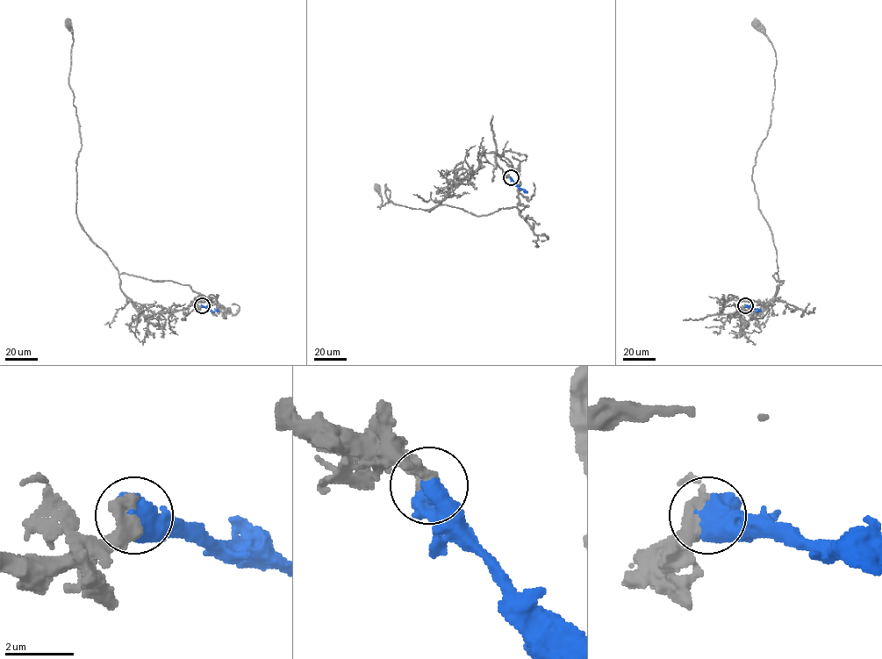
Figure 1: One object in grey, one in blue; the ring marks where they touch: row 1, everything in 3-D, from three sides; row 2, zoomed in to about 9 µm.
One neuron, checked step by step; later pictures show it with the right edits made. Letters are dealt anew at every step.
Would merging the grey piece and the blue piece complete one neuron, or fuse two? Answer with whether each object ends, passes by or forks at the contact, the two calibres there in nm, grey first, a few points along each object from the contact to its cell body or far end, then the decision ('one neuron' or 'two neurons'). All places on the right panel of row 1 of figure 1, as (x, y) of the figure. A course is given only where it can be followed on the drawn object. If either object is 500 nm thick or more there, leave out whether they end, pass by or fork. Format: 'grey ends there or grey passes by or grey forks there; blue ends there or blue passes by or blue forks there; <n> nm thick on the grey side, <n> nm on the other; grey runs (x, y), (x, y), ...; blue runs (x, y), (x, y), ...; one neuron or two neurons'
500 nm thick on the grey side, 850 nm on the other; grey runs (745, 305), (720, 313), (722, 306), (754, 317), (779, 279), (752, 180), (776, 65), (756, 23); blue runs (745, 305), (760, 311); one neuron

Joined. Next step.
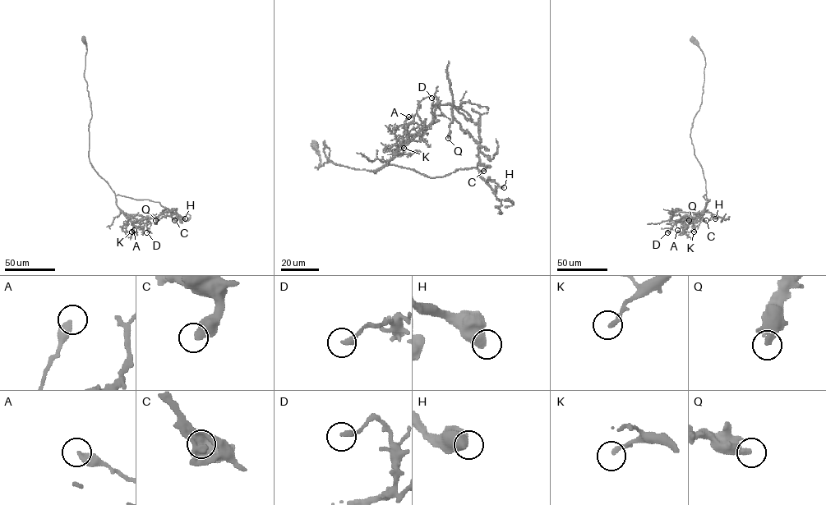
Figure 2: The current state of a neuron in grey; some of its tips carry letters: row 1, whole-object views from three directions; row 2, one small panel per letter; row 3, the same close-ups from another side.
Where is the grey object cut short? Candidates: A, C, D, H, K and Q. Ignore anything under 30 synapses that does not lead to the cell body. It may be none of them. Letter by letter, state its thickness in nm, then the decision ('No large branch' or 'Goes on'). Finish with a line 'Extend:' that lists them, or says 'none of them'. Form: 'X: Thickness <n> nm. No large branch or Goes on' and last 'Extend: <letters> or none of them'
A: Thickness 420 nm. No large branch
C: Thickness 440 nm. No large branch
D: Thickness 260 nm. No large branch
H: Thickness 550 nm. No large branch
K: Thickness 200 nm. No large branch
Q: Thickness 400 nm. Goes on
Extend: Q

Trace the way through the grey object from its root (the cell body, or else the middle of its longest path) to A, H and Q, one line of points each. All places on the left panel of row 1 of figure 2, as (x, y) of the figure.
A: (82, 39), (86, 49), (84, 77), (91, 113), (89, 160), (114, 193), (117, 205), (133, 223), (134, 230)
H: (82, 39), (86, 49), (84, 77), (91, 113), (89, 158), (92, 167), (116, 195), (159, 202), (185, 218)
Q: (82, 39), (91, 113), (89, 161), (131, 221), (159, 215), (155, 220)

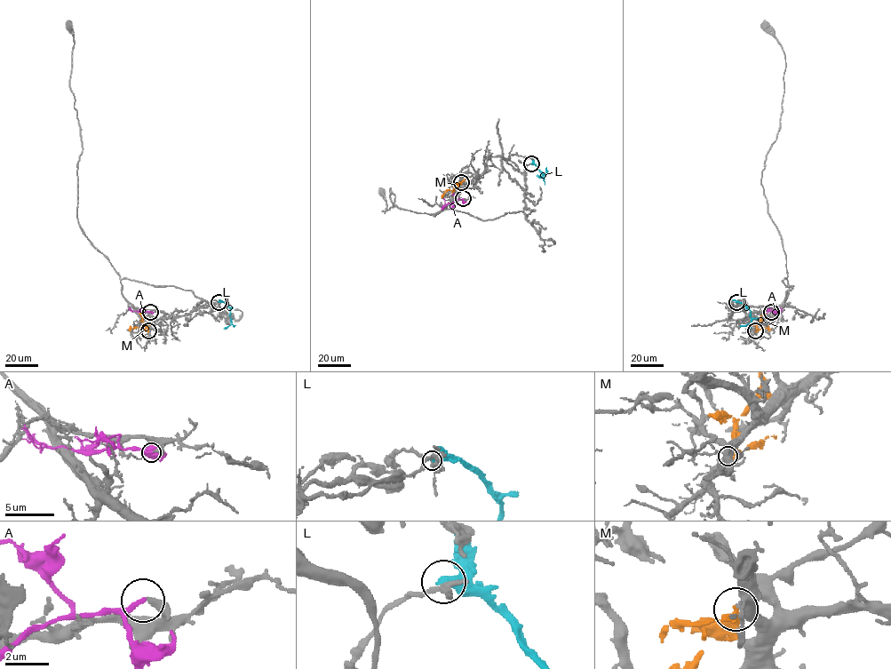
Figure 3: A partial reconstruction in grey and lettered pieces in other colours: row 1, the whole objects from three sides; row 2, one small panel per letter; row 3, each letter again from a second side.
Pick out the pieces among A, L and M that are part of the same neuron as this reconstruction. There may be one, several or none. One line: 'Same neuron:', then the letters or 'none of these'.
Same neuron: none of these

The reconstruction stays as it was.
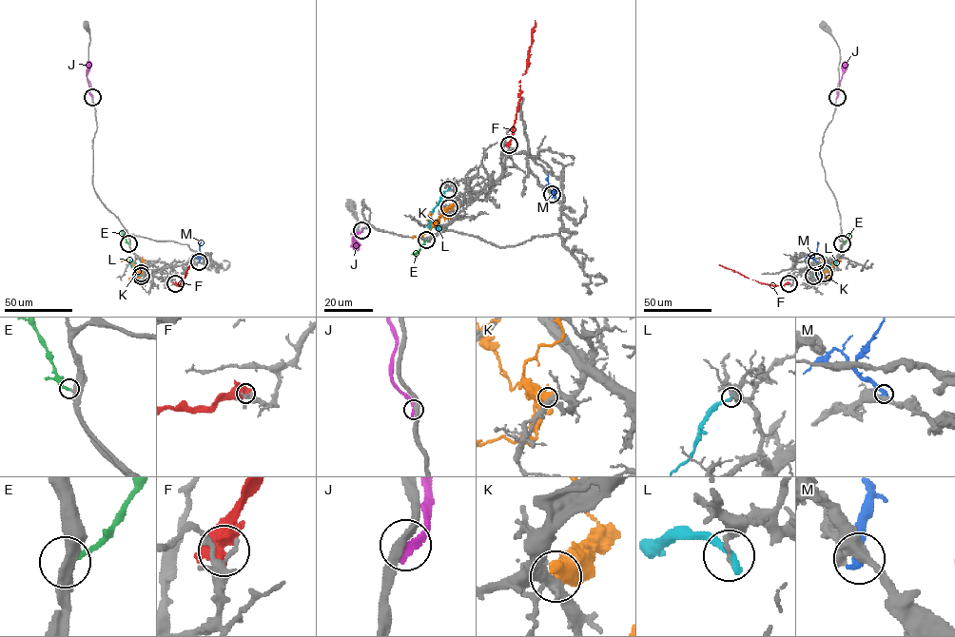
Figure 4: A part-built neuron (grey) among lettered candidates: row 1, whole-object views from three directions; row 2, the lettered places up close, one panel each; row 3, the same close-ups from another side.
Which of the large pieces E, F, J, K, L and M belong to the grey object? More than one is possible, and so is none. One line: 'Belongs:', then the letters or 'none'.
Belongs: E

